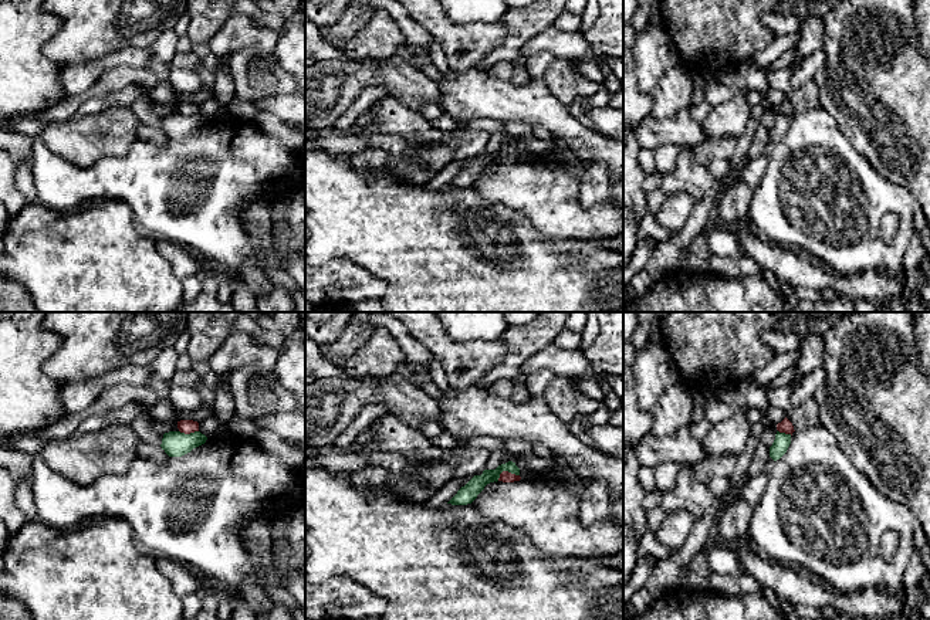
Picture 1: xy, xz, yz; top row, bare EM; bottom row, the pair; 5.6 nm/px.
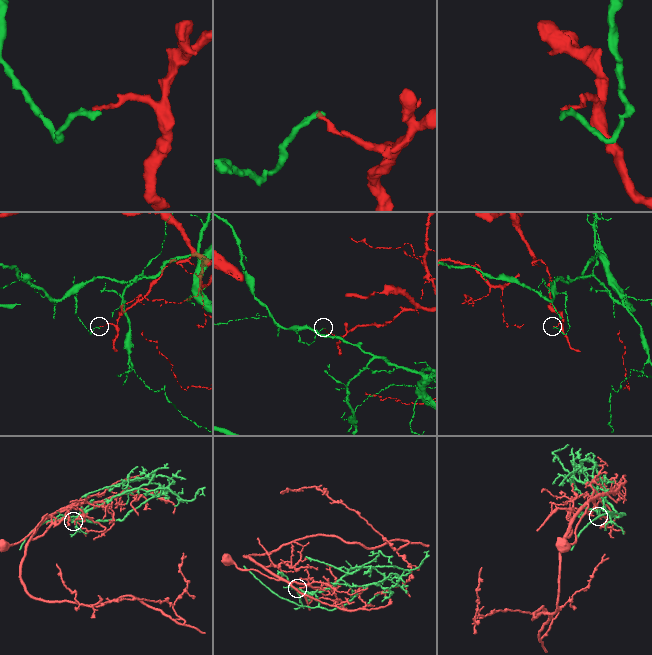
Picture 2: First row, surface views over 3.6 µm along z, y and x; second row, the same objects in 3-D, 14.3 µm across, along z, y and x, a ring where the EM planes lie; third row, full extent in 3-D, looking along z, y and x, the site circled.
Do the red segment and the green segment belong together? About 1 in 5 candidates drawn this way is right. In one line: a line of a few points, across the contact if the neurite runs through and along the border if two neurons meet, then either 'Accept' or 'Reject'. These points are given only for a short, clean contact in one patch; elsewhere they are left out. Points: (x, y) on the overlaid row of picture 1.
Line: xz (518, 475), (503, 471), (497, 480). Reject

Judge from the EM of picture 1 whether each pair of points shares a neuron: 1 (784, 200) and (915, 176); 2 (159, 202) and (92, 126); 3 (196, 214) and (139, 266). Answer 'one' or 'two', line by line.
1: two
2: two
3: two

